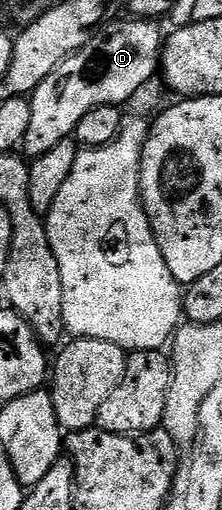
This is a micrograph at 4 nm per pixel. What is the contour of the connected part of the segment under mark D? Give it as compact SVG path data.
M114 19L109 23L102 26L93 37L90 38L90 42L84 47L80 47L74 52L67 61L60 63L60 67L56 67L56 71L52 71L52 75L48 75L48 79L44 79L44 83L40 83L40 87L36 87L33 93L29 94L28 100L32 107L32 123L28 123L28 135L24 142L24 150L26 149L25 156L33 159L44 155L44 151L52 151L52 147L56 147L56 143L60 143L65 137L73 134L75 127L80 123L80 119L84 119L84 115L88 115L88 111L92 111L96 107L101 105L117 105L119 107L125 106L125 101L130 101L146 84L149 83L160 69L160 58L162 56L162 46L164 44L164 33L158 30L159 22L154 19L129 19L130 21L118 21L122 19Z

